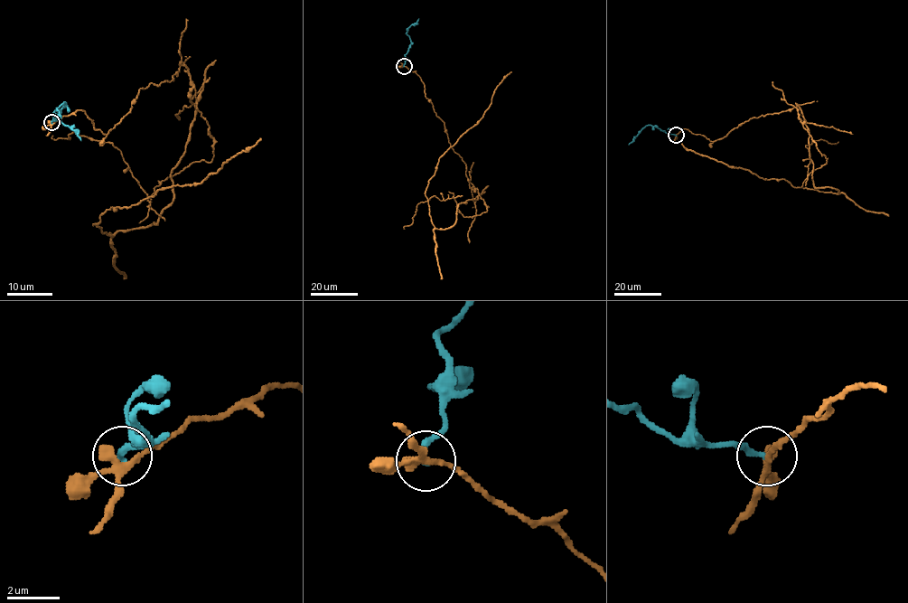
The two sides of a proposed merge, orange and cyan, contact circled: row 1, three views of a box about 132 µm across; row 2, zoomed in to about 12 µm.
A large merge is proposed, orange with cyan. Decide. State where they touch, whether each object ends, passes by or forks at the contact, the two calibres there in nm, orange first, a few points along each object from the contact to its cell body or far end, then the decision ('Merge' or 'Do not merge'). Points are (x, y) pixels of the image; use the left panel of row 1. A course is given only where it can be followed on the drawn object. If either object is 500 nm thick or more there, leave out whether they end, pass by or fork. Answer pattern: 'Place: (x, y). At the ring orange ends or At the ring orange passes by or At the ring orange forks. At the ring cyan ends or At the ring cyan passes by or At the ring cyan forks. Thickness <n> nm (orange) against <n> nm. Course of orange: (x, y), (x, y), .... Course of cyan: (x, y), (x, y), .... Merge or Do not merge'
Place: (51, 122). At the ring orange forks. At the ring cyan ends. Thickness 300 nm (orange) against 240 nm. Course of orange: (51, 122), (107, 135), (184, 64), (173, 199), (109, 235), (110, 208), (261, 137). Course of cyan: (51, 122), (54, 115), (66, 105), (63, 102), (56, 109), (59, 118), (80, 140). Do not merge

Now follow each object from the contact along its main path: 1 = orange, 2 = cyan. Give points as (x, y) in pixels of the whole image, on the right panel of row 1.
1: (676, 135), (687, 129), (714, 141), (797, 106), (813, 185), (838, 192), (761, 178), (682, 143)
2: (676, 135), (647, 125), (628, 145)

